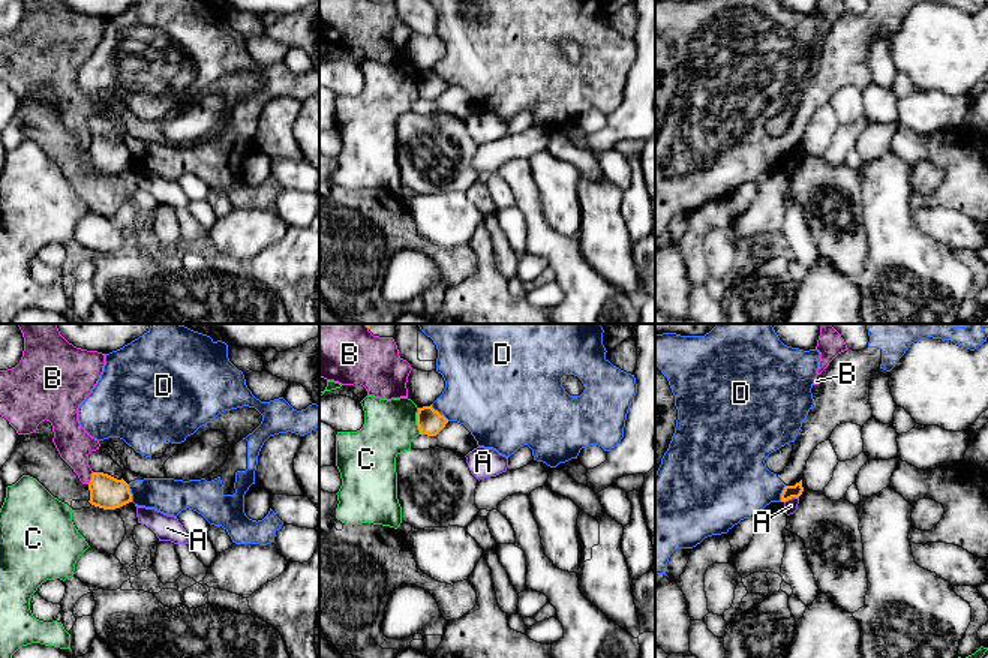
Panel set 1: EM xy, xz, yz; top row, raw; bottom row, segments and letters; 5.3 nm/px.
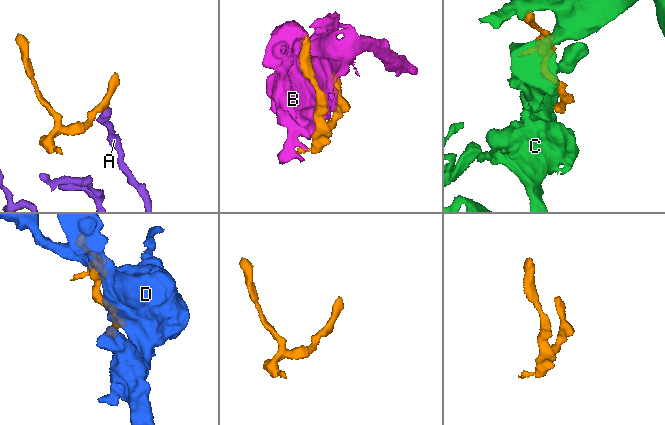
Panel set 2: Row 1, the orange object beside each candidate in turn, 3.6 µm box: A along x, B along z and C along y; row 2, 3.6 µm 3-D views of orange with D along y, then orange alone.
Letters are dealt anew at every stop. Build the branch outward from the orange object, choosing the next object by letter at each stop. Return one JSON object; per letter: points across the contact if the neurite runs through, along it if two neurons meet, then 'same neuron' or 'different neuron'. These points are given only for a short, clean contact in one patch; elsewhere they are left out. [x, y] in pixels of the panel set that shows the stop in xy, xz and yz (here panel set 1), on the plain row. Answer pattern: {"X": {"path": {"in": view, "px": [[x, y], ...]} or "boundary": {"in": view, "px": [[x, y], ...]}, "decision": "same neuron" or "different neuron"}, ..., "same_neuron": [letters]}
{"A": {"boundary": {"in": "yz", "px": [[798, 161], [792, 161], [784, 167]]}, "decision": "different neuron"}, "B": {"decision": "different neuron"}, "C": {"boundary": {"in": "xz", "px": [[417, 72], [417, 93], [420, 98]]}, "decision": "different neuron"}, "D": {"decision": "different neuron"}, "same_neuron": []}

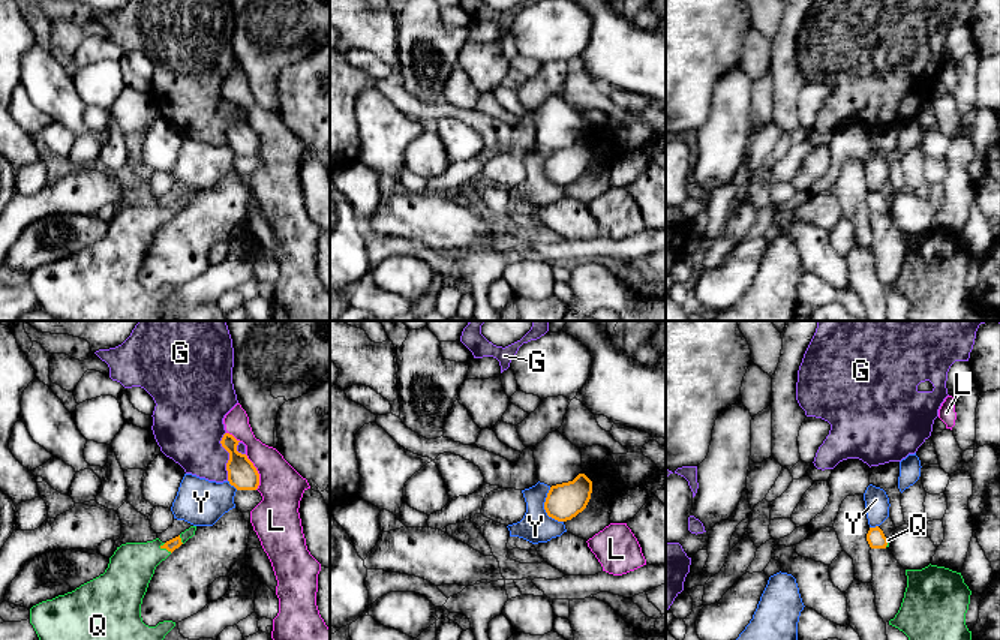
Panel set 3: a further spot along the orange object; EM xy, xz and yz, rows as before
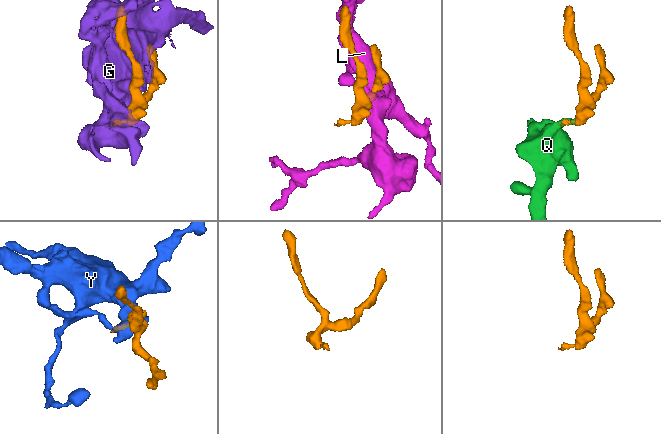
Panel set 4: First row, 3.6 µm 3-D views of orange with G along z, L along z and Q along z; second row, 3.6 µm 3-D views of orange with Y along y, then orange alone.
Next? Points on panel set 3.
{"G": {"decision": "different neuron"}, "L": {"decision": "different neuron"}, "Q": {"path": {"in": "xy", "px": [[174, 207], [165, 212], [141, 222], [132, 230]]}, "decision": "same neuron"}, "Y": {"decision": "different neuron"}, "same_neuron": ["Q"]}

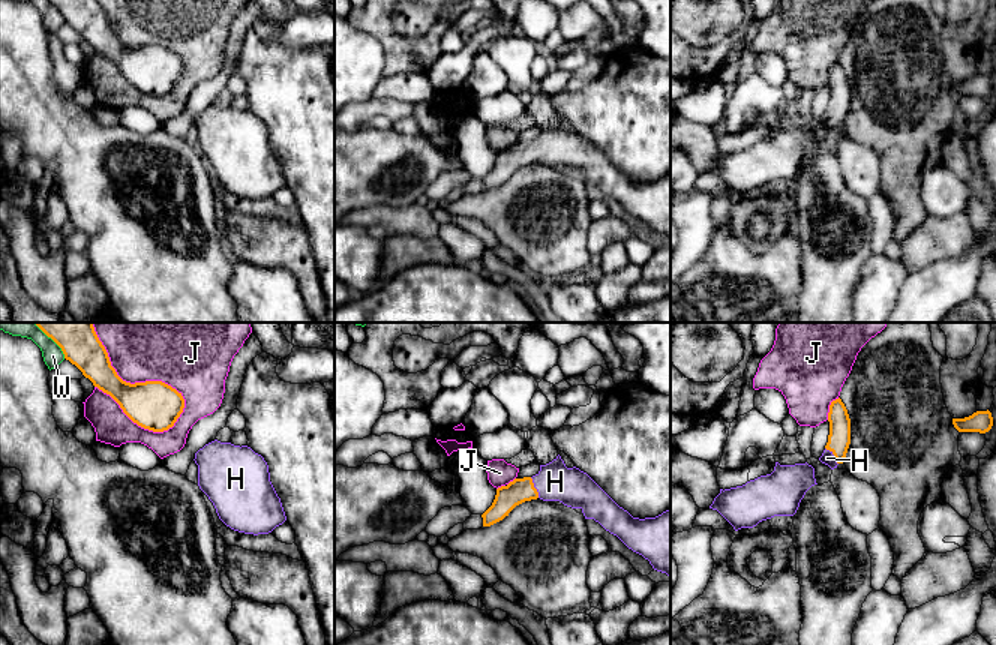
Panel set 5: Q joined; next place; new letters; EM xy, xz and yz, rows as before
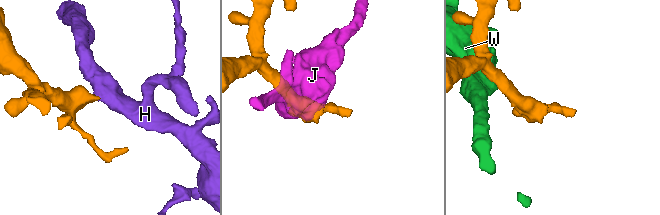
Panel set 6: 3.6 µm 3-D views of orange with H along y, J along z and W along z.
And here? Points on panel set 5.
{"H": {"path": {"in": "xz", "px": [[518, 155], [534, 152], [555, 146]]}, "decision": "same neuron"}, "J": {"decision": "different neuron"}, "W": {"decision": "different neuron"}, "same_neuron": ["H"]}

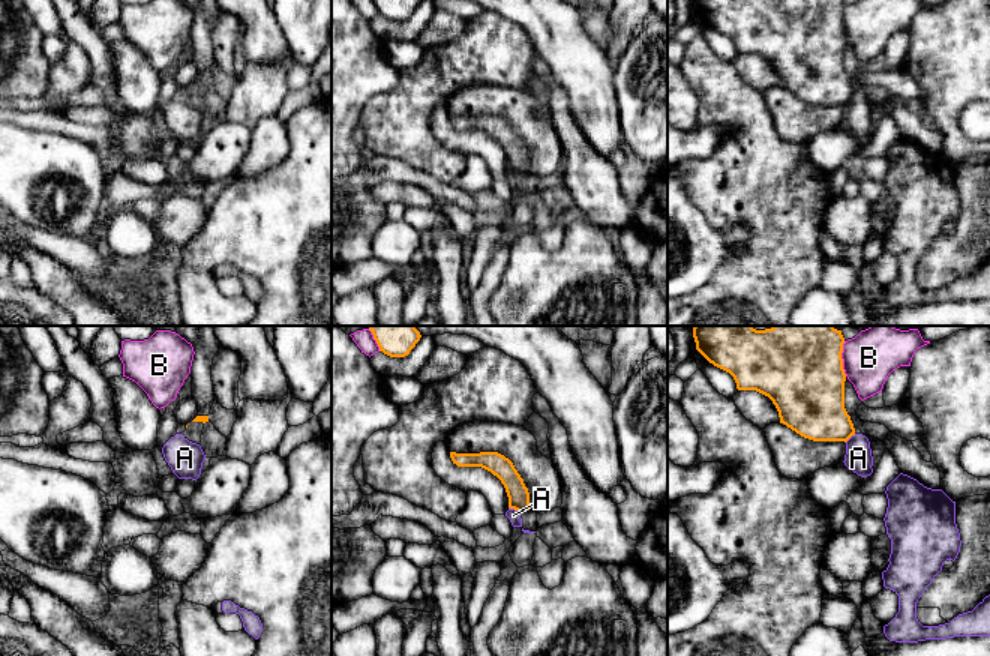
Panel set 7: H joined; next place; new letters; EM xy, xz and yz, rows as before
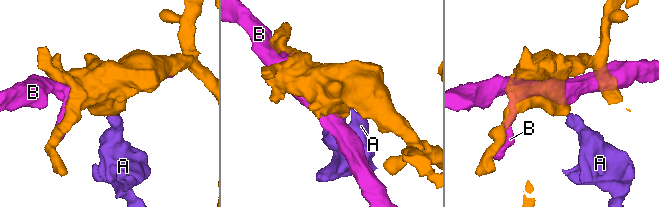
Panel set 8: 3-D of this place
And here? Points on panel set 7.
{"A": {"decision": "different neuron"}, "B": {"decision": "different neuron"}, "same_neuron": []}

